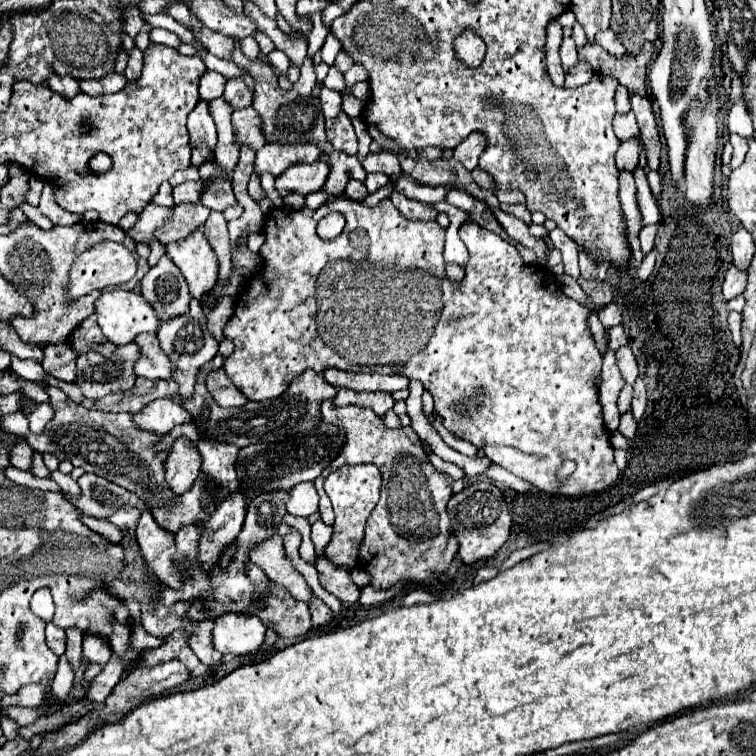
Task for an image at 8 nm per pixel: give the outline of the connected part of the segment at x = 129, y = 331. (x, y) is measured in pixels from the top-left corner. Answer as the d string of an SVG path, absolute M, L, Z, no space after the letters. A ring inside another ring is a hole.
M103 291L95 301L97 323L113 345L127 345L139 333L157 331L159 319L143 295L133 291Z

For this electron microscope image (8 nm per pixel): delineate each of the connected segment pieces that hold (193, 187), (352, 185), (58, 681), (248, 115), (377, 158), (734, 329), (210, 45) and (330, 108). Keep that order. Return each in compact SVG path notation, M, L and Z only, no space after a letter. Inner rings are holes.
M187 181L187 183L181 183L177 187L173 187L173 201L175 203L199 203L199 193L201 193L201 187L205 185L205 181Z
M357 180L349 181L344 193L347 197L355 201L362 201L368 195L368 191L364 183Z
M63 653L63 655L59 657L59 669L57 669L57 675L55 675L53 685L51 685L51 691L53 691L53 695L55 695L57 699L63 701L63 699L67 697L67 693L69 693L71 687L73 687L73 675L75 675L75 671L73 671L67 655Z
M253 107L243 109L243 111L235 111L233 113L233 125L237 131L237 145L239 147L247 145L247 147L257 151L267 143L263 127L261 127L263 121Z
M381 151L381 153L369 153L363 161L363 169L367 173L385 173L385 175L399 175L399 159L397 155L389 153L389 151Z
M731 313L729 315L729 331L731 331L733 343L737 347L741 347L741 315L739 313Z
M205 25L201 29L193 29L193 37L197 43L201 43L209 53L221 57L221 59L231 59L231 39L225 39L225 35L209 31Z
M323 87L321 93L319 93L319 99L321 99L321 107L323 107L325 117L327 119L329 117L337 117L337 113L341 111L341 93Z

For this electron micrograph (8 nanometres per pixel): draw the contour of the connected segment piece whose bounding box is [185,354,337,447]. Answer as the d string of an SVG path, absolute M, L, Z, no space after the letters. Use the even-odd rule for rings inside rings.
M217 354L207 369L202 367L197 373L193 395L189 401L185 401L185 409L191 413L193 423L201 429L201 437L213 439L217 443L231 443L237 447L245 447L245 445L261 443L261 441L281 441L281 439L287 439L289 435L309 431L311 427L315 427L321 421L321 413L319 413L321 401L337 395L337 387L329 385L321 375L307 369L297 379L293 379L293 383L287 387L287 391L277 399L249 401L245 407L229 407L229 409L217 407L217 403L213 403L213 399L207 391L206 376L210 370L222 367L223 363L224 358ZM205 409L209 409L209 417L207 417L205 427L203 427Z

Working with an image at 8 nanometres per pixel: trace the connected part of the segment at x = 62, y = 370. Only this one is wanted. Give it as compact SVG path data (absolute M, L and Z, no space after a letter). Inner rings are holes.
M69 343L47 345L43 351L45 351L45 359L43 359L45 373L53 375L59 381L75 383L75 363L77 363L77 355L71 349L71 345Z

